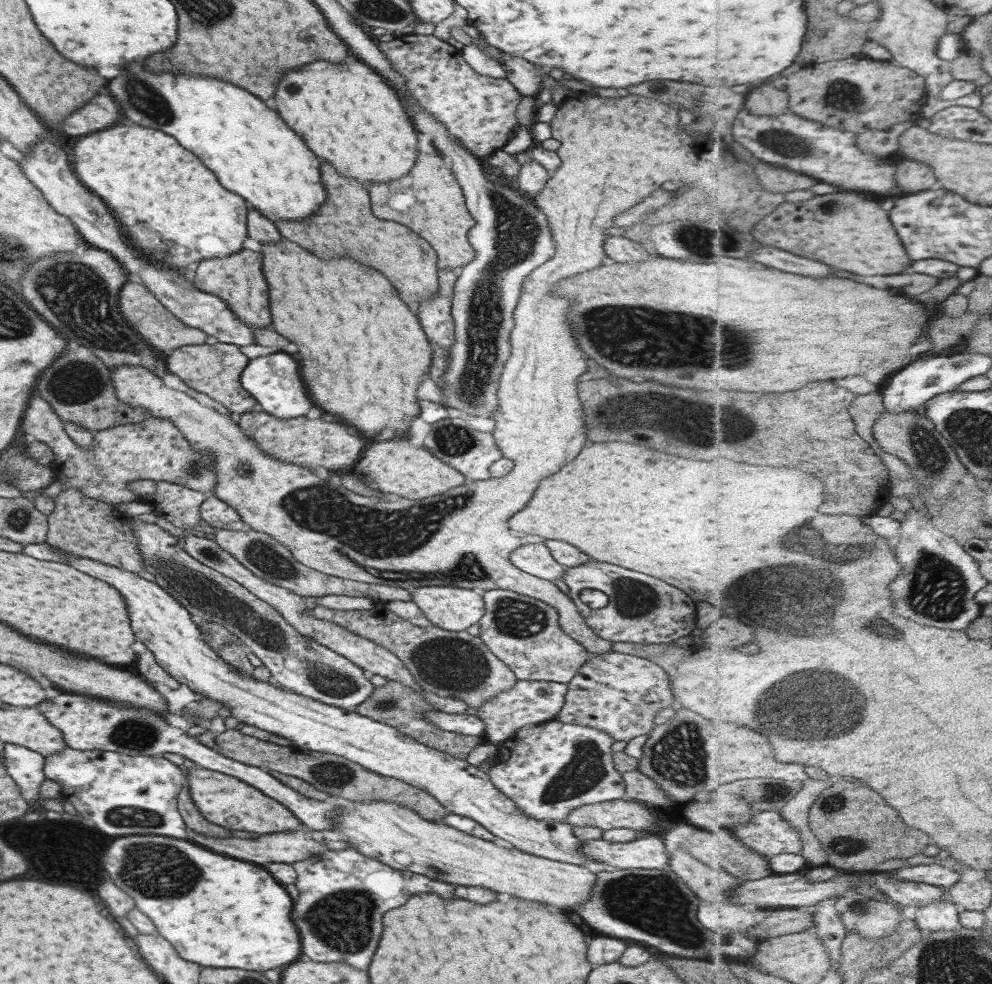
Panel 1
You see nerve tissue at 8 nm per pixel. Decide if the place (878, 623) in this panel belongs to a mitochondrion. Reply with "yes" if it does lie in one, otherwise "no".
yes

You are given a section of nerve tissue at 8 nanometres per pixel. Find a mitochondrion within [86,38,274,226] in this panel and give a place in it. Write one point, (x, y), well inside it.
(141, 97)

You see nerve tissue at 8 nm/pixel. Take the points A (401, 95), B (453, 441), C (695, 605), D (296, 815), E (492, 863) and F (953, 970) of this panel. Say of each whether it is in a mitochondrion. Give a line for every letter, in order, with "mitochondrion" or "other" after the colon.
A: other
B: mitochondrion
C: other
D: other
E: other
F: mitochondrion

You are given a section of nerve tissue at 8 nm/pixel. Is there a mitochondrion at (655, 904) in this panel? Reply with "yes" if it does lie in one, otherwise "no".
yes

